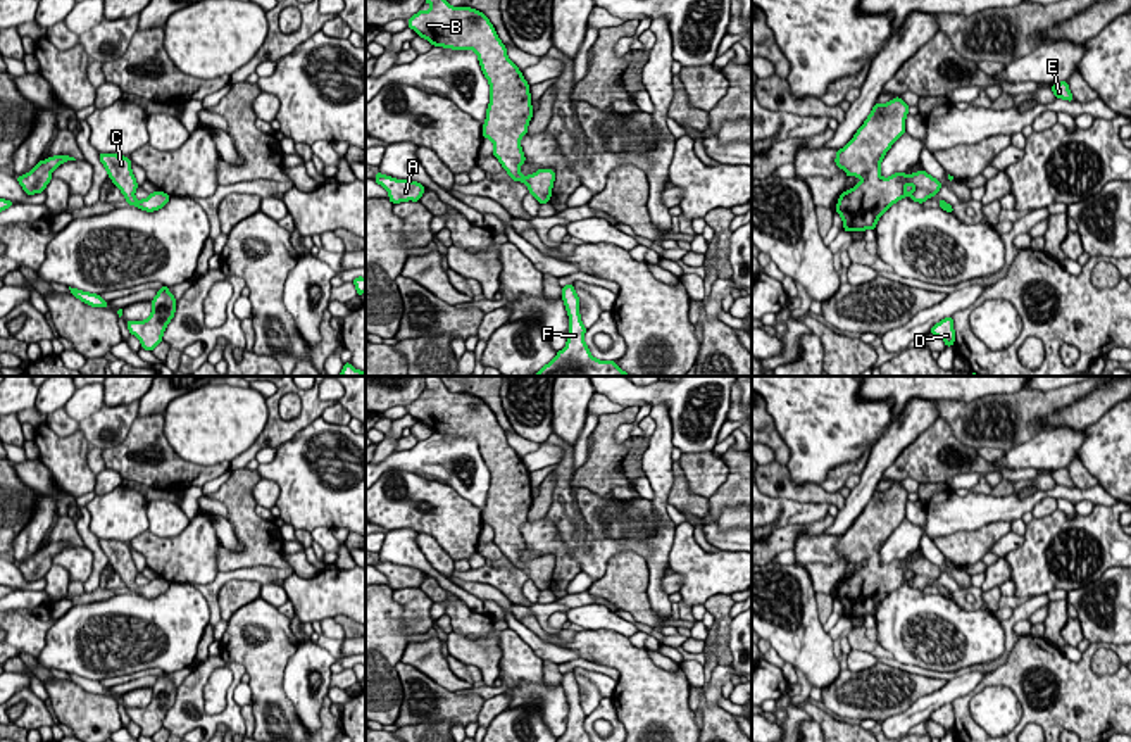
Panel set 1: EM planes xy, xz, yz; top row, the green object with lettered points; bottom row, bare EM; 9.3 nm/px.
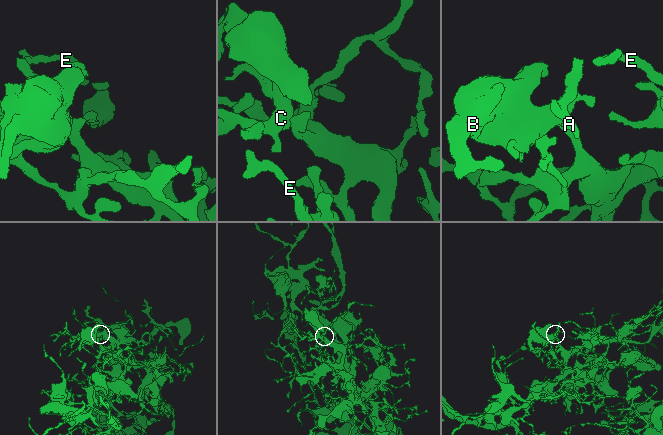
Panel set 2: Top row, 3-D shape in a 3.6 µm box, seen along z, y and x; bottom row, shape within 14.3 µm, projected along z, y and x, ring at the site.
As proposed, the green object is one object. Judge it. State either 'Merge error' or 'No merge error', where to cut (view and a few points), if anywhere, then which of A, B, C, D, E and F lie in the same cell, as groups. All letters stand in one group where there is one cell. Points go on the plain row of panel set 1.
No merge error. No split. Groups: A B C D E F

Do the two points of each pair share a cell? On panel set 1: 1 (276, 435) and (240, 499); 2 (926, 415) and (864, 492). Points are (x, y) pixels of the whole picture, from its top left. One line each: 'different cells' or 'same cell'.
1: different cells
2: same cell

